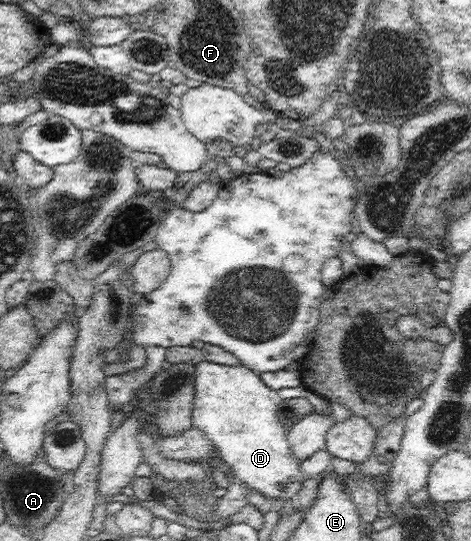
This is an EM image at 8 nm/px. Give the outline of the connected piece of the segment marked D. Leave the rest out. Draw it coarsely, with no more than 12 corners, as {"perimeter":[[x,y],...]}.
{"perimeter":[[199,362],[192,424],[273,500],[304,484],[281,401],[243,364]]}

